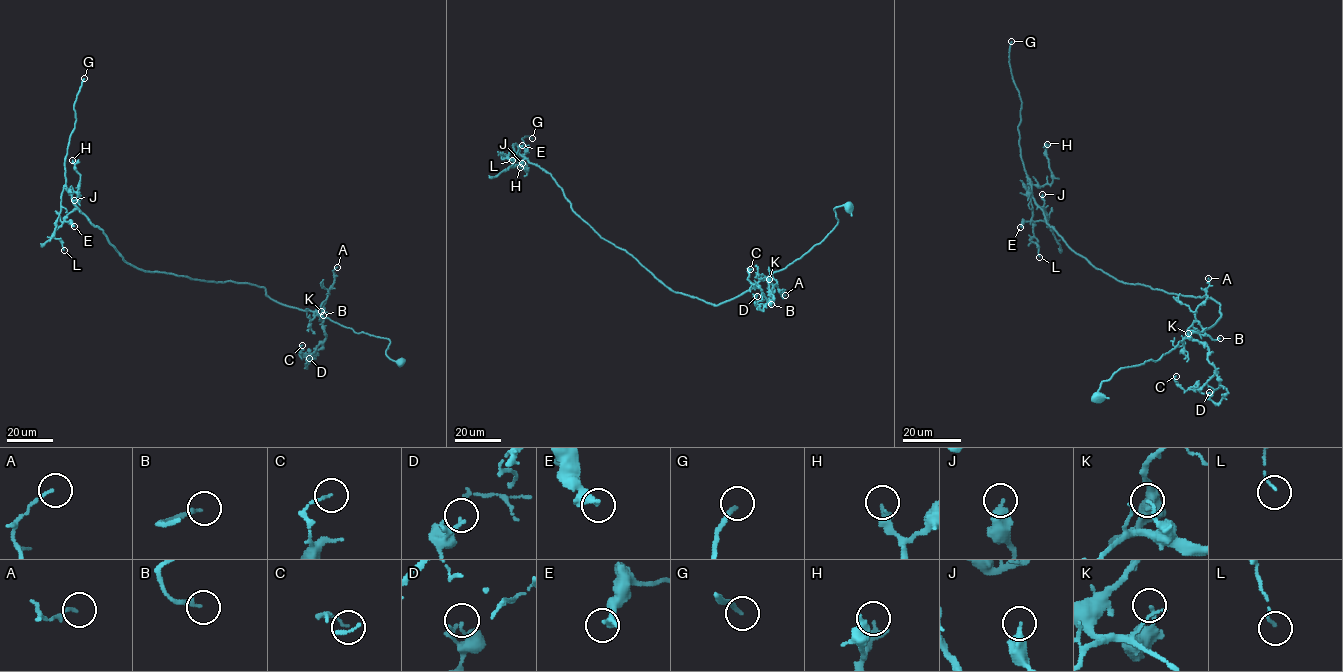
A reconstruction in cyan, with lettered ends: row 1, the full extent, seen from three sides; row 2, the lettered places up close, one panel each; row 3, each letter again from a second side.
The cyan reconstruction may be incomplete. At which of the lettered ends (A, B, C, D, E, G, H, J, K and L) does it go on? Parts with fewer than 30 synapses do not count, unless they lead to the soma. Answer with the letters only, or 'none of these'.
G

